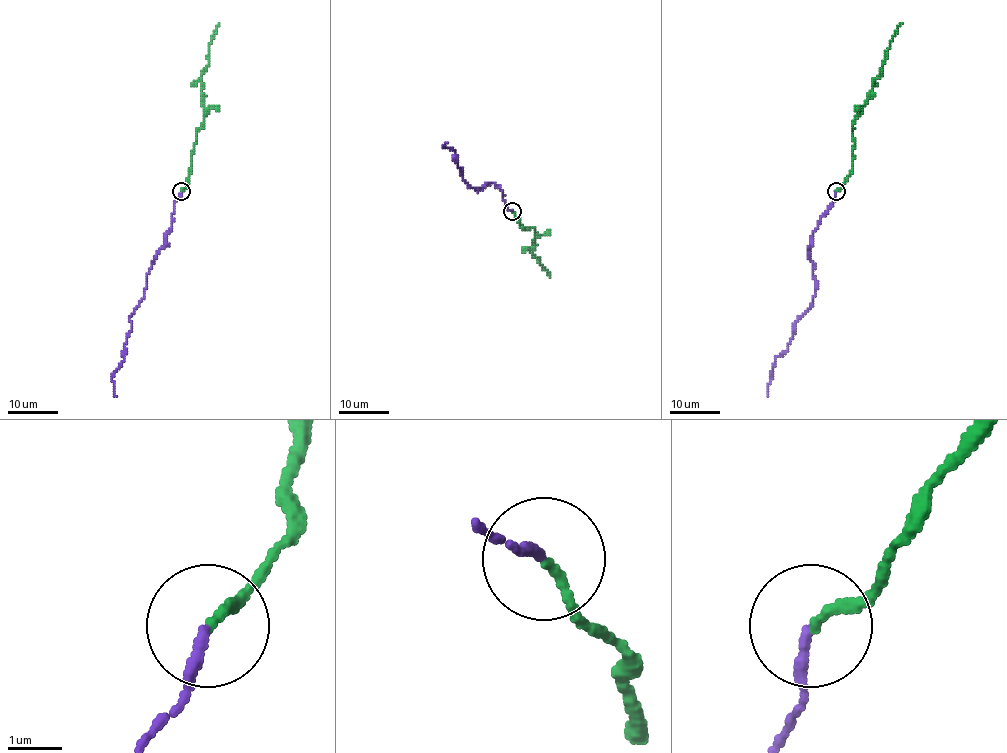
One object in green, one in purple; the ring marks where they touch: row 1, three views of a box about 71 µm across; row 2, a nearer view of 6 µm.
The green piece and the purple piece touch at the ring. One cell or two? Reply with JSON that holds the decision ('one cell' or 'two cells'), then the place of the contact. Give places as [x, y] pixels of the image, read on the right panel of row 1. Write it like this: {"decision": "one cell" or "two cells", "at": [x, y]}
{"decision": "one cell", "at": [836, 191]}

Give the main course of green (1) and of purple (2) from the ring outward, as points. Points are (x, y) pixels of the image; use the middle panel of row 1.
1: (512, 210), (522, 228), (534, 229), (532, 254), (539, 258), (550, 277)
2: (512, 210), (493, 183), (477, 192), (472, 188), (460, 174), (455, 152), (443, 145), (447, 142)

